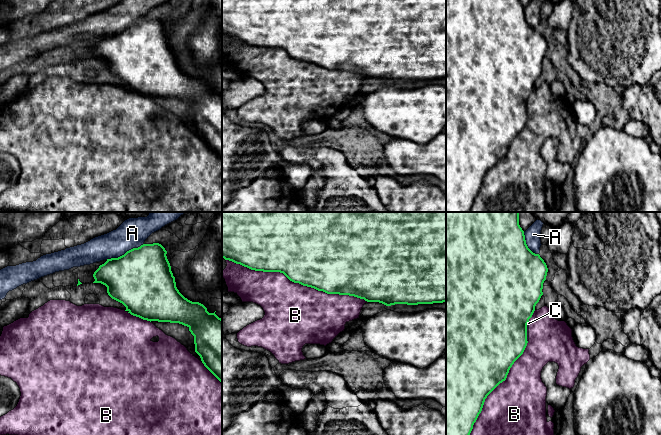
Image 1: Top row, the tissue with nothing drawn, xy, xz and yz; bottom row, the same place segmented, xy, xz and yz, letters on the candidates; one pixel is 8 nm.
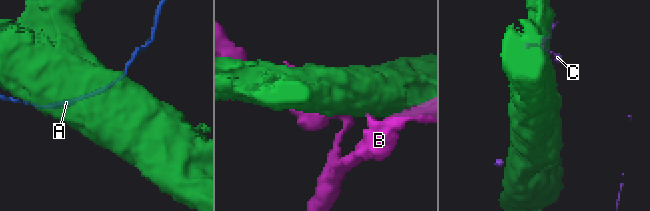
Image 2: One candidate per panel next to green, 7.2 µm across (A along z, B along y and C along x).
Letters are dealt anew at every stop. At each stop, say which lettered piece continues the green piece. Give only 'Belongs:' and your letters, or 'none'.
Belongs: none

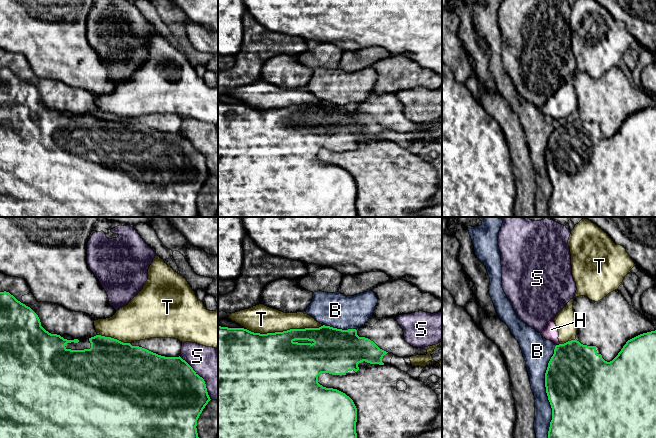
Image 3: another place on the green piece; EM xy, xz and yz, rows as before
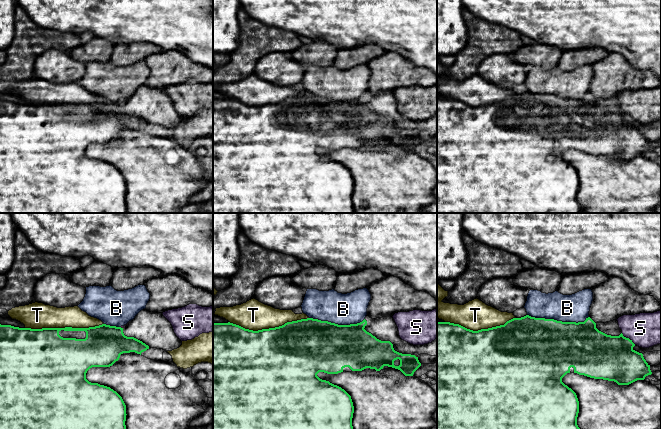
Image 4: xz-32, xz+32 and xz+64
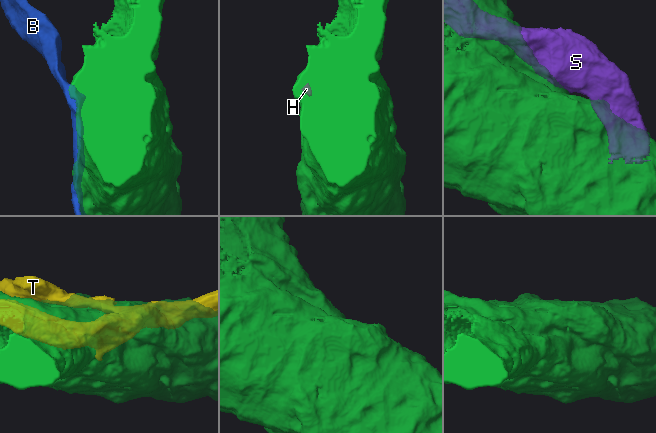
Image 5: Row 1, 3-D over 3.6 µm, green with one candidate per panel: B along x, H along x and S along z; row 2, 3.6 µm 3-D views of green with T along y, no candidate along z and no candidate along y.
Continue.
Belongs: none

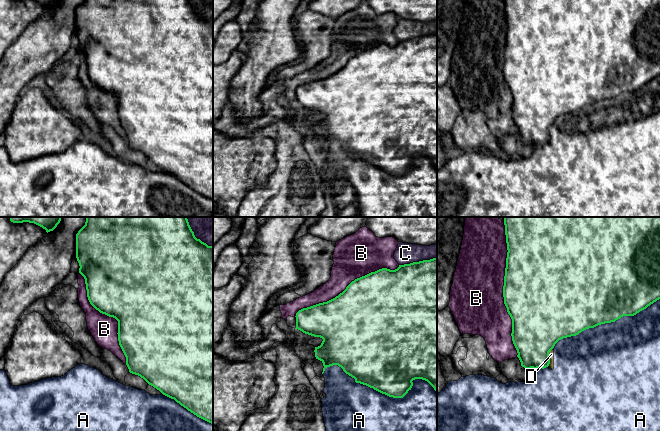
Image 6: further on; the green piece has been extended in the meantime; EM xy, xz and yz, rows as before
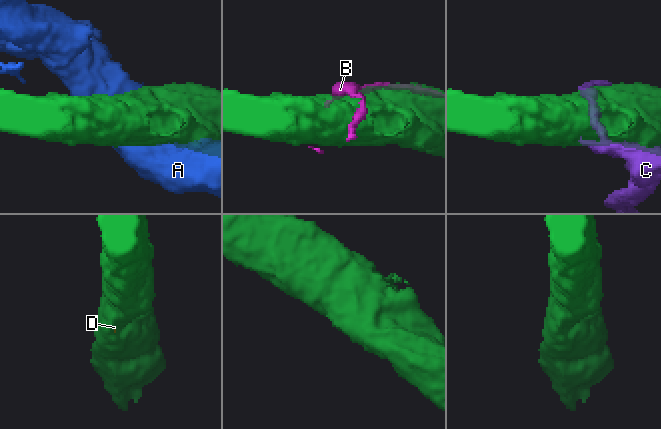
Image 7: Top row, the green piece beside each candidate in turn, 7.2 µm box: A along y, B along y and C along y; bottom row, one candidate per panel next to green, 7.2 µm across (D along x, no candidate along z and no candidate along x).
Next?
Belongs: none

